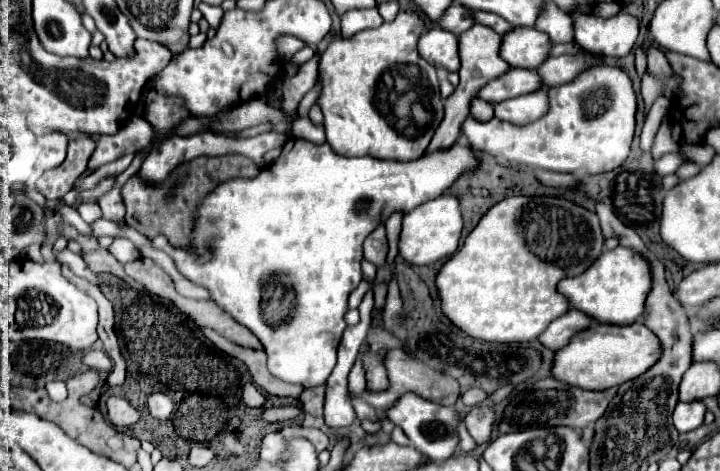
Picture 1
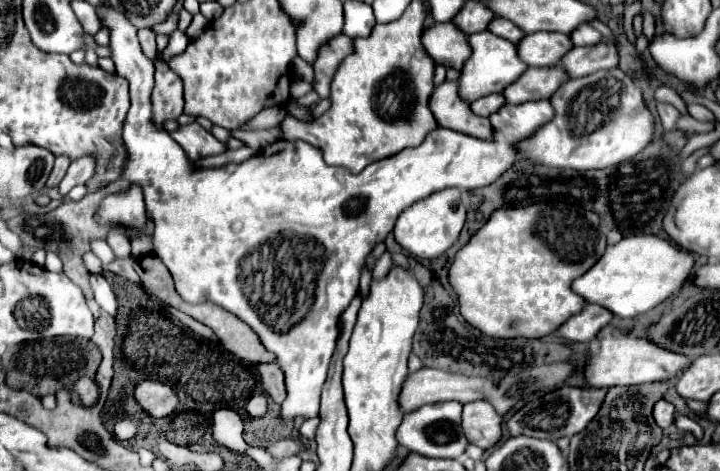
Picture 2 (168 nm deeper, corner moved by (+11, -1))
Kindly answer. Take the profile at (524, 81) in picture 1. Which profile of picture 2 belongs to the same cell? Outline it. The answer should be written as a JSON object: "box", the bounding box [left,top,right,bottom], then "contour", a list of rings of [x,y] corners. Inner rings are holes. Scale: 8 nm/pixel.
{"box":[503,67,565,103],"contour":[[[529,67],[517,81],[507,85],[503,89],[503,97],[507,103],[525,103],[525,101],[537,101],[537,99],[549,99],[553,91],[565,81],[565,71],[555,67]]]}

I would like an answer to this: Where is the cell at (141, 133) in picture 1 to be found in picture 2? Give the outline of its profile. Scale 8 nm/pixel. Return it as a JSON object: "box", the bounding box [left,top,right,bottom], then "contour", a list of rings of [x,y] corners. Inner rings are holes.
{"box":[59,155,97,195],"contour":[[[85,155],[85,157],[75,159],[75,161],[71,163],[67,175],[63,177],[61,185],[59,185],[59,191],[61,191],[63,195],[67,195],[75,185],[85,185],[85,183],[93,177],[95,169],[97,169],[97,159],[91,157],[91,155]]]}

